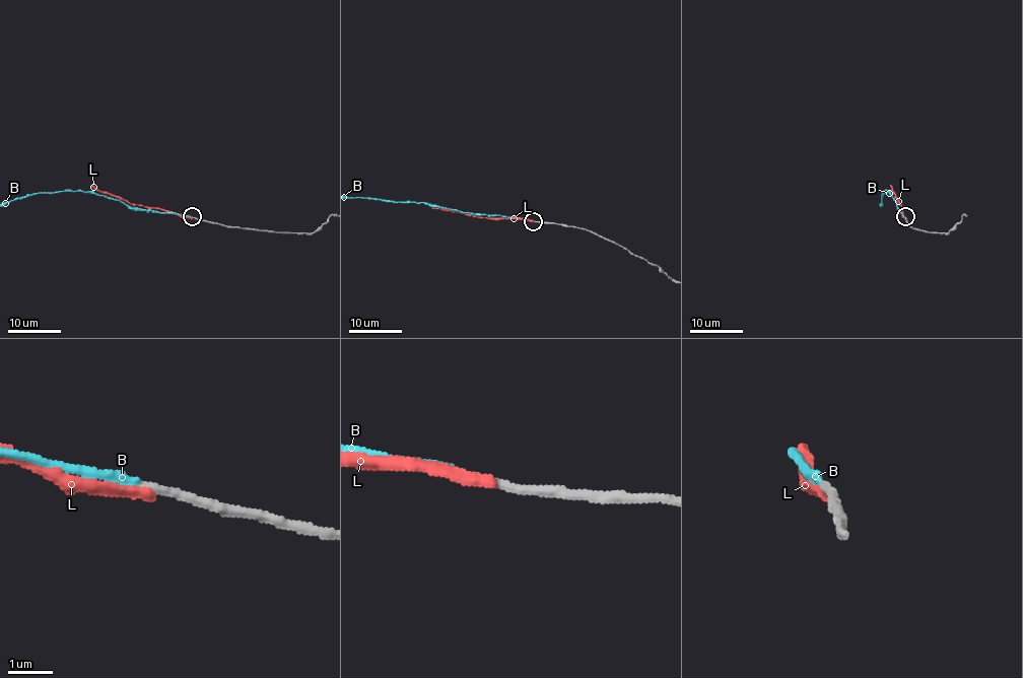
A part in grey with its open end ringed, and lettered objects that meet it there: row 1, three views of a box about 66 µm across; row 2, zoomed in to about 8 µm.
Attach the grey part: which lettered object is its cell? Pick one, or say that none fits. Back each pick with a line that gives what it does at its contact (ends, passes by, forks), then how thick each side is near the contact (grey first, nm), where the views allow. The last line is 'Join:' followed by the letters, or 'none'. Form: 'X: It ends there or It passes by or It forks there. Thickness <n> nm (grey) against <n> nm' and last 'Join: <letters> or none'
Join: none

